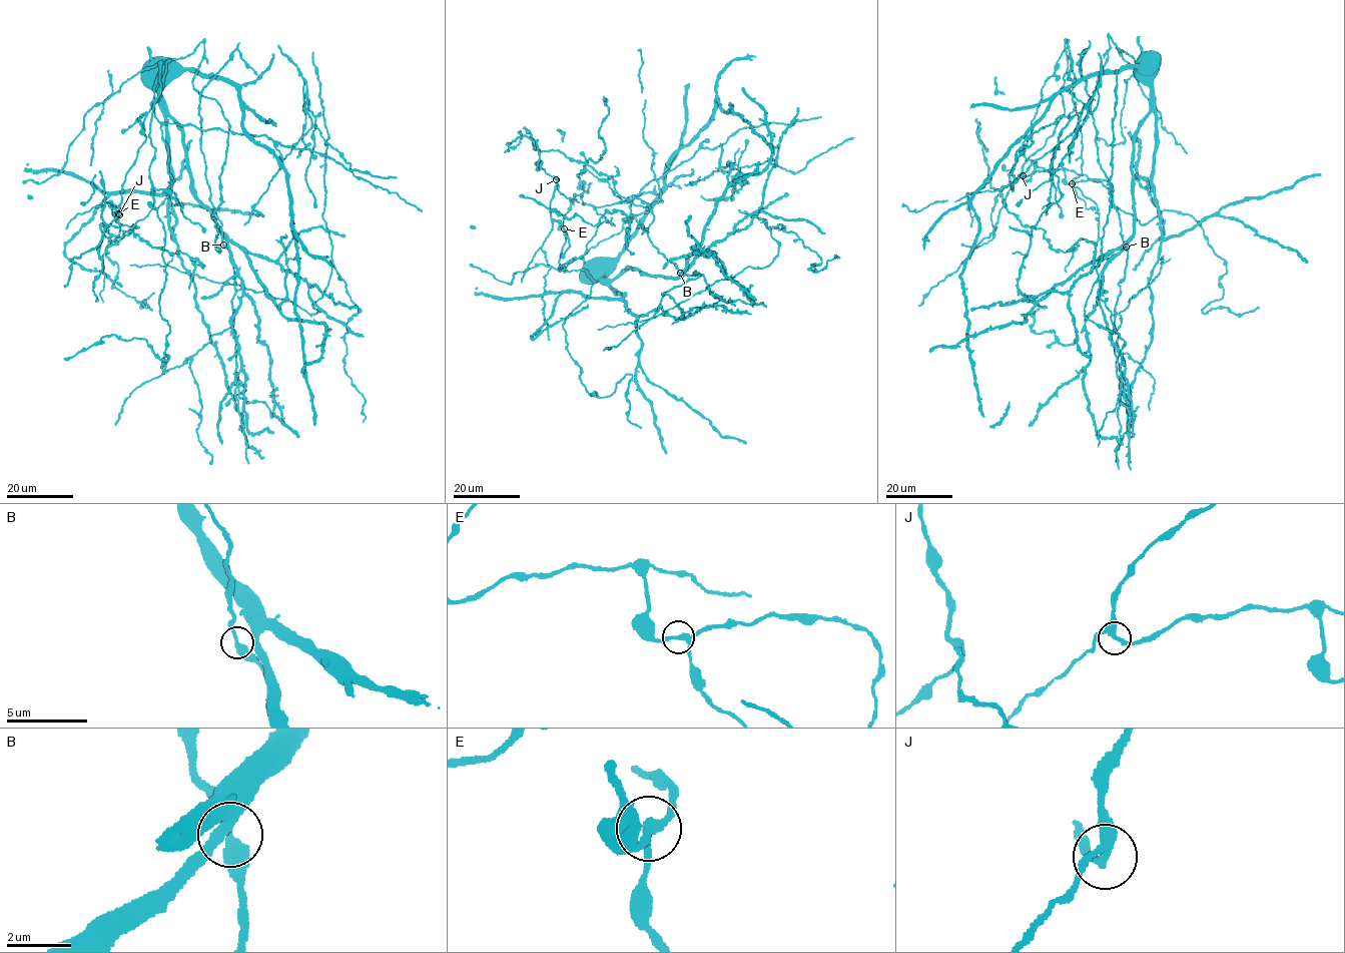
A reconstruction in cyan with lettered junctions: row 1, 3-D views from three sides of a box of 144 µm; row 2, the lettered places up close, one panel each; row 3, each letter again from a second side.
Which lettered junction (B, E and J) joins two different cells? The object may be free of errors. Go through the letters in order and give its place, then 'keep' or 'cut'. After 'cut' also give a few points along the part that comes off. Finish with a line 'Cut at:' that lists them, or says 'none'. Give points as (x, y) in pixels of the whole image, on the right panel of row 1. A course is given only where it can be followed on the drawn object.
B: at (1126, 247); keep
E: at (1072, 183); keep
J: at (1023, 175); keep
Cut at: none

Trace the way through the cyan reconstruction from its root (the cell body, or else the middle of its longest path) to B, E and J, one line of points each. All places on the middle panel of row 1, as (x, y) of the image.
B: (598, 266), (636, 316), (659, 308), (684, 319), (722, 296), (712, 295), (695, 271), (680, 274)
E: (598, 266), (701, 142), (610, 204), (555, 177), (564, 228)
J: (598, 266), (622, 251), (669, 159), (701, 142), (610, 204), (583, 204), (585, 182), (569, 199), (556, 179)

